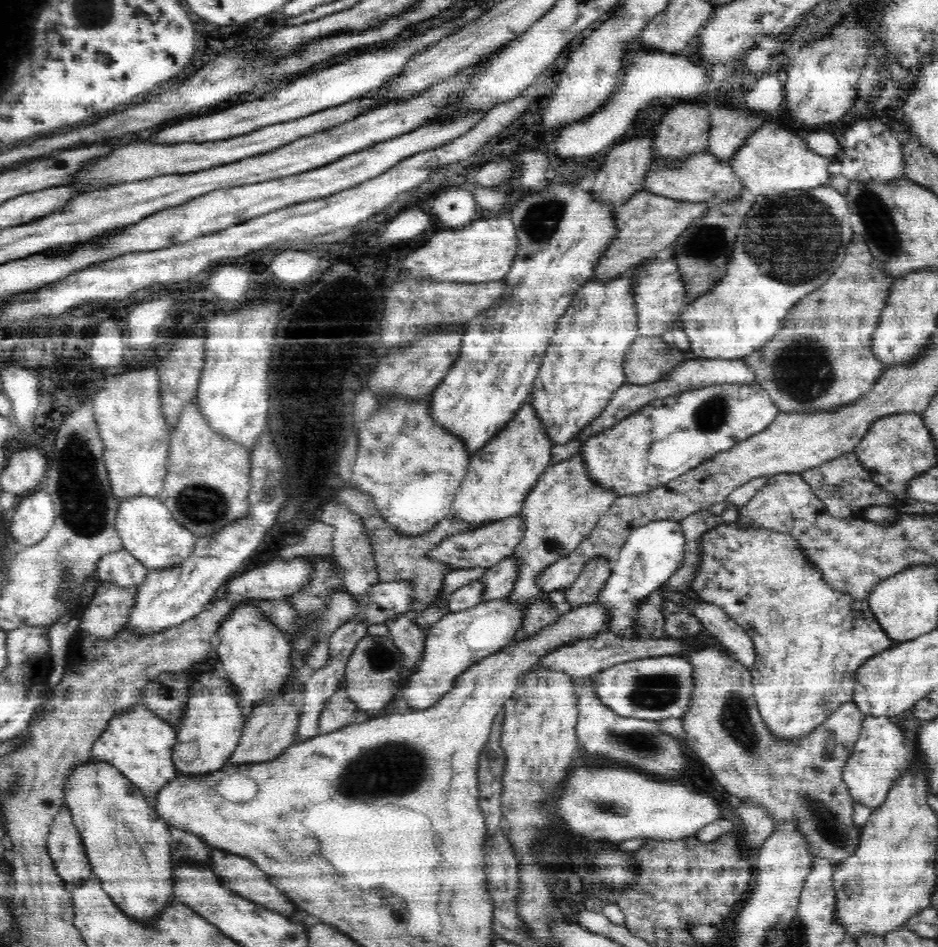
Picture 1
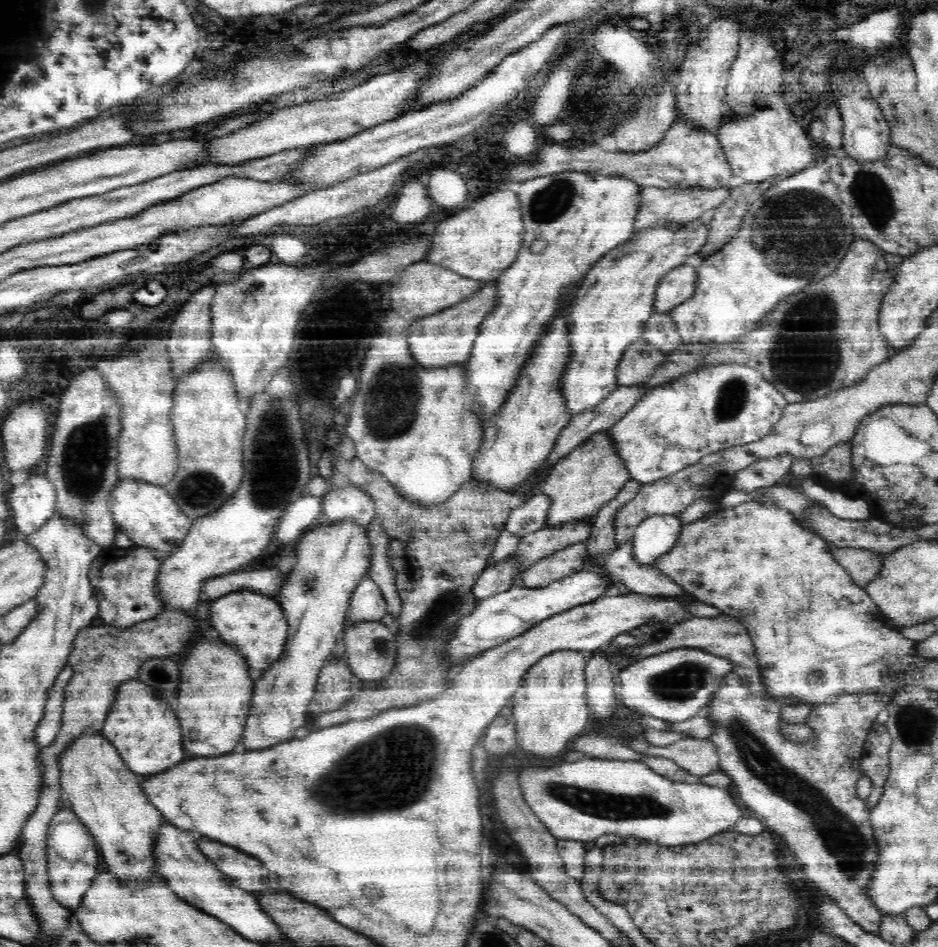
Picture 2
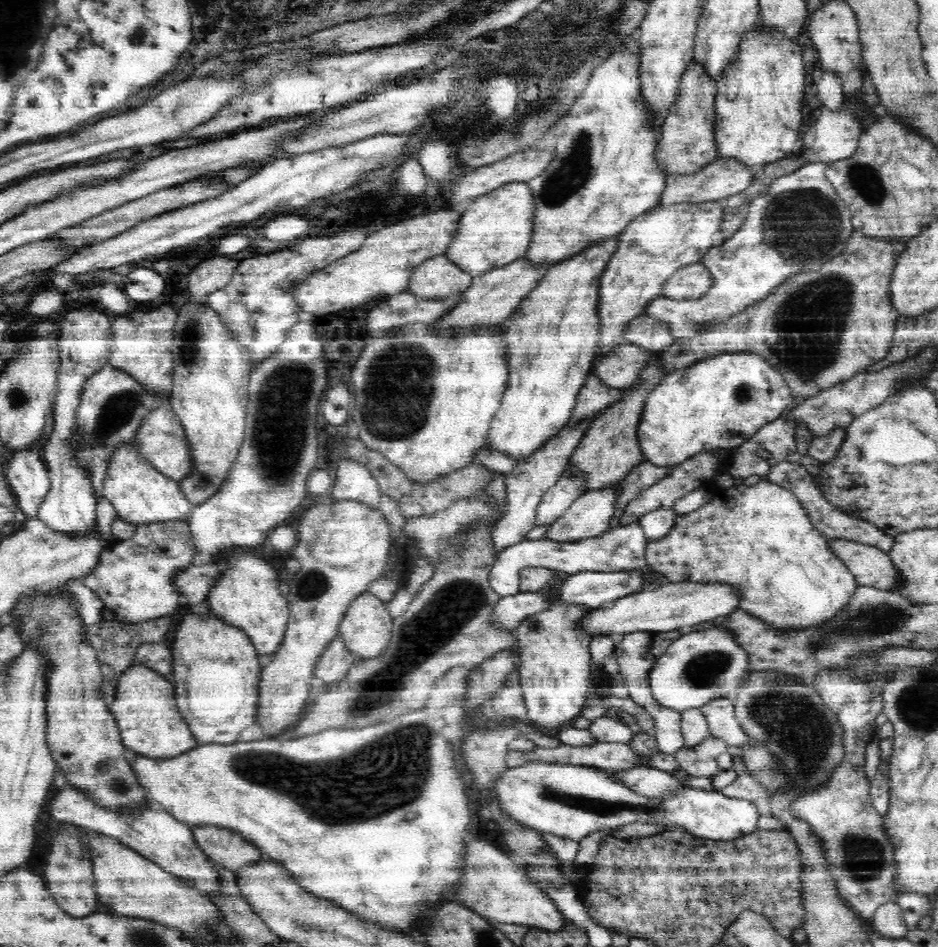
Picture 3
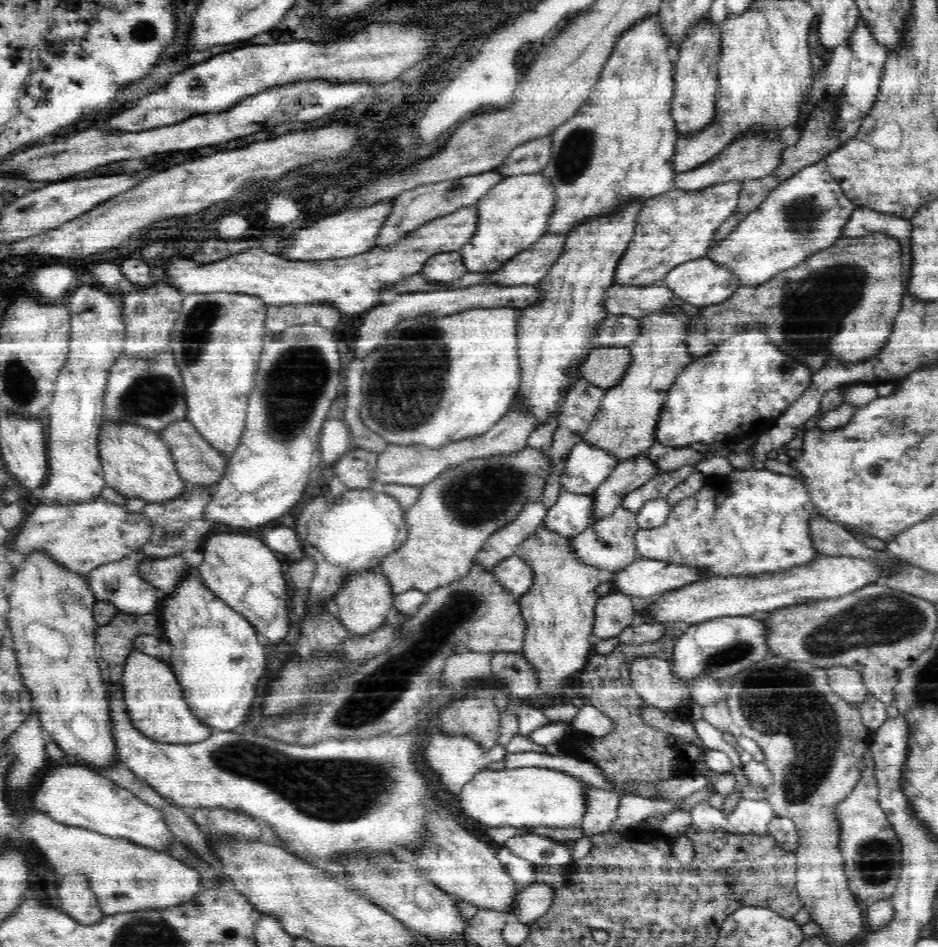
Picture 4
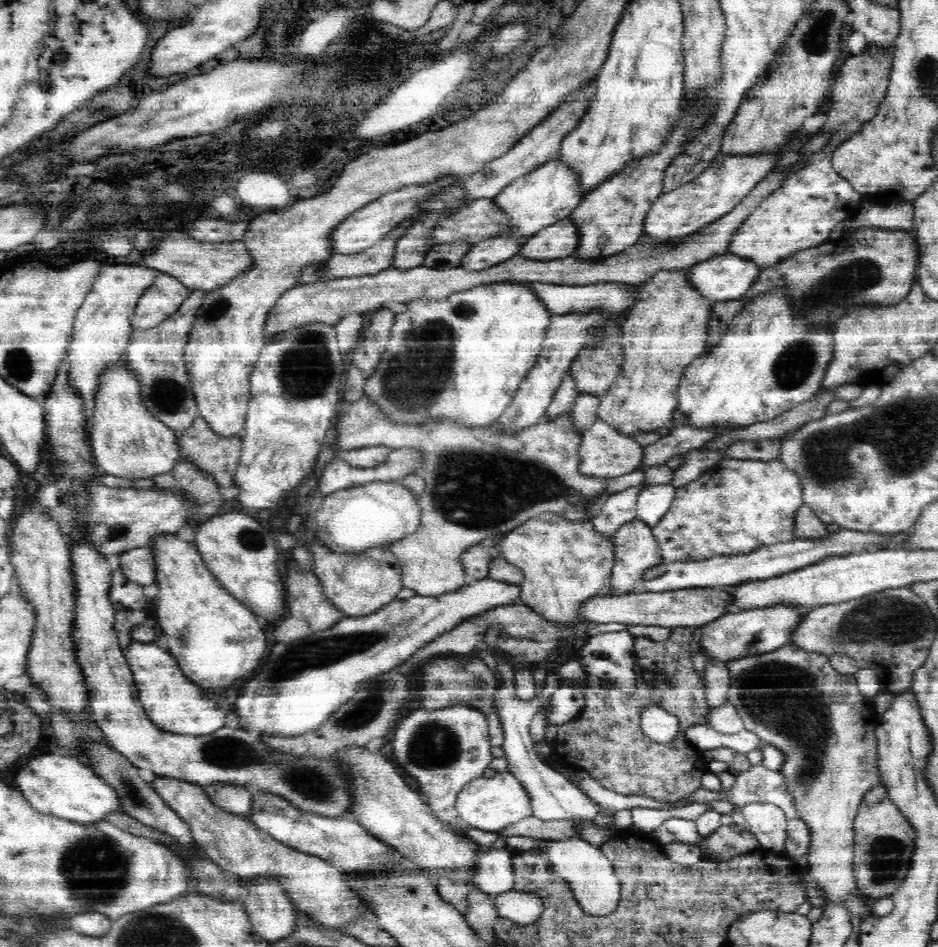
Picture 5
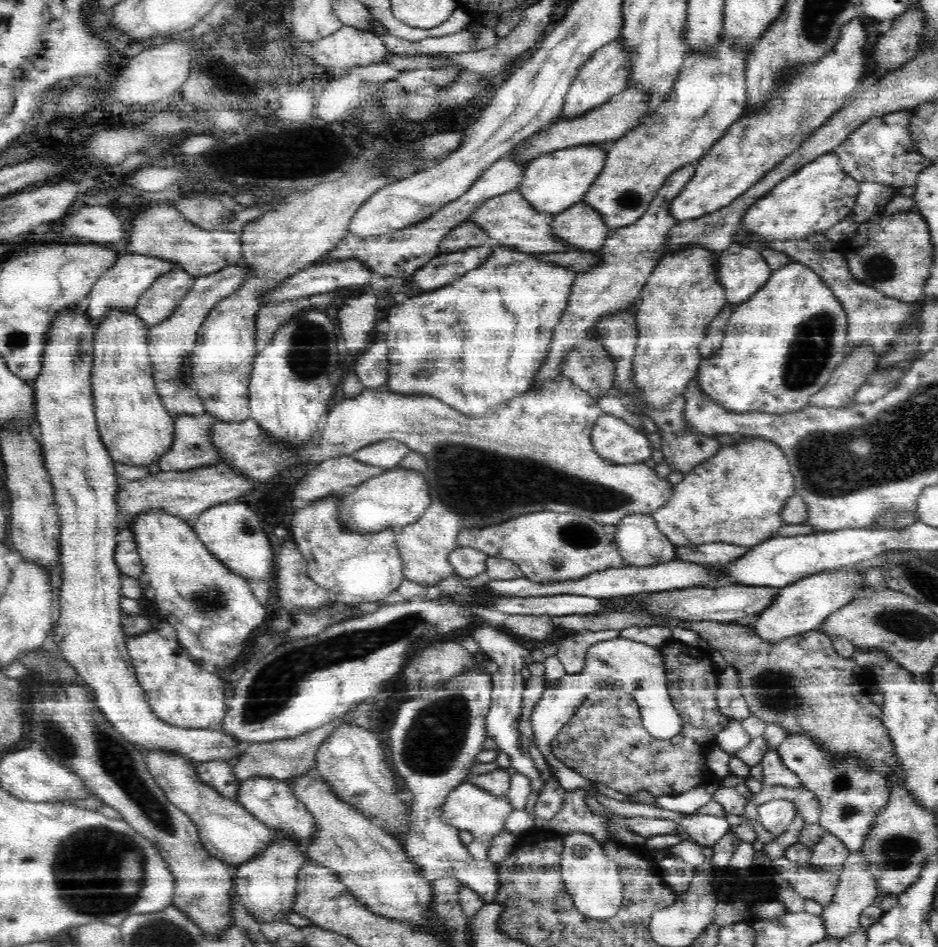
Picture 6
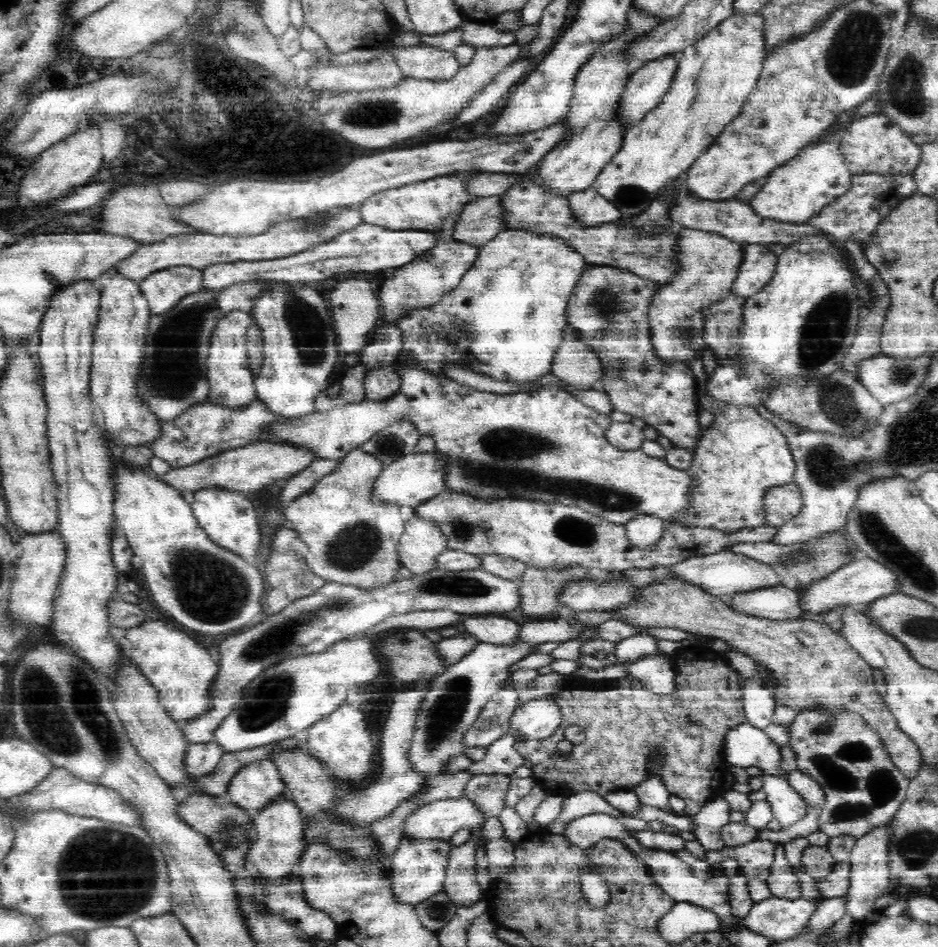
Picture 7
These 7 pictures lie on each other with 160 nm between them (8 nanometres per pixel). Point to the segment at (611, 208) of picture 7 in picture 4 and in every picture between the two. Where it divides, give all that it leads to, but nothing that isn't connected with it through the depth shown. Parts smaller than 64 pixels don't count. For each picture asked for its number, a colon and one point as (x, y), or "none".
4: (530, 266)
5: (559, 240)
6: (581, 224)

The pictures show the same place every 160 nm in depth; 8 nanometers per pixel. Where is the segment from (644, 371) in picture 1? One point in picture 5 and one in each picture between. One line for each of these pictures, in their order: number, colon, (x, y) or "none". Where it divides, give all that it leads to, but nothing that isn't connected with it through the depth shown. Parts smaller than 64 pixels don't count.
2: (640, 360)
3: (619, 369)
4: (603, 368)
5: (594, 371)

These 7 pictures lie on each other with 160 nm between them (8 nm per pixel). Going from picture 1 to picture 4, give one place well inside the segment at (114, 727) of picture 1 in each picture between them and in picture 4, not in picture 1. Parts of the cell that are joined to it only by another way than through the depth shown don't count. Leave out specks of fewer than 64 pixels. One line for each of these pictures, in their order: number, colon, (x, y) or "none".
2: (145, 730)
3: (145, 708)
4: (155, 700)

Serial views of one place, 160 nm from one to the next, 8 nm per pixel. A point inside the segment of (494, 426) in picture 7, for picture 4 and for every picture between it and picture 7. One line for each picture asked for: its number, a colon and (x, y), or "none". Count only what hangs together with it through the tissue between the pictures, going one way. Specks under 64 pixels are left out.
4: (455, 514)
5: (479, 482)
6: (535, 452)

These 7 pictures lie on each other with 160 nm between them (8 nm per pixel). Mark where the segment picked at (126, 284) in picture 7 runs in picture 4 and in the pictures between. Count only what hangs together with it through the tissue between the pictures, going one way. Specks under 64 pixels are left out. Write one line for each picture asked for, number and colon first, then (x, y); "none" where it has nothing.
4: (136, 462)
5: (129, 442)
6: (136, 428)

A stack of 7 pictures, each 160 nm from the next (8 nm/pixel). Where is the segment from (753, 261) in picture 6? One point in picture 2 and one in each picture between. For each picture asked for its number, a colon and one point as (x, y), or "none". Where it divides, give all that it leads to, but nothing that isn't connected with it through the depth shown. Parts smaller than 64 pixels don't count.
2: (678, 285)
3: (692, 281)
4: (701, 282)
5: (726, 277)

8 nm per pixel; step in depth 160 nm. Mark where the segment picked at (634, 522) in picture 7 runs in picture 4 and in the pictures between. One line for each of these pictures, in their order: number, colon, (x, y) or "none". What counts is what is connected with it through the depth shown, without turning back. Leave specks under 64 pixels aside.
4: (614, 613)
5: (636, 550)
6: (640, 543)

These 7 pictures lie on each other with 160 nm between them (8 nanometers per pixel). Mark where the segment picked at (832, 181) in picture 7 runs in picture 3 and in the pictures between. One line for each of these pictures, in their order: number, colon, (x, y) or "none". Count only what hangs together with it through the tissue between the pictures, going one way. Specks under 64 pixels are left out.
3: (800, 223)
4: (806, 213)
5: (811, 202)
6: (817, 196)

